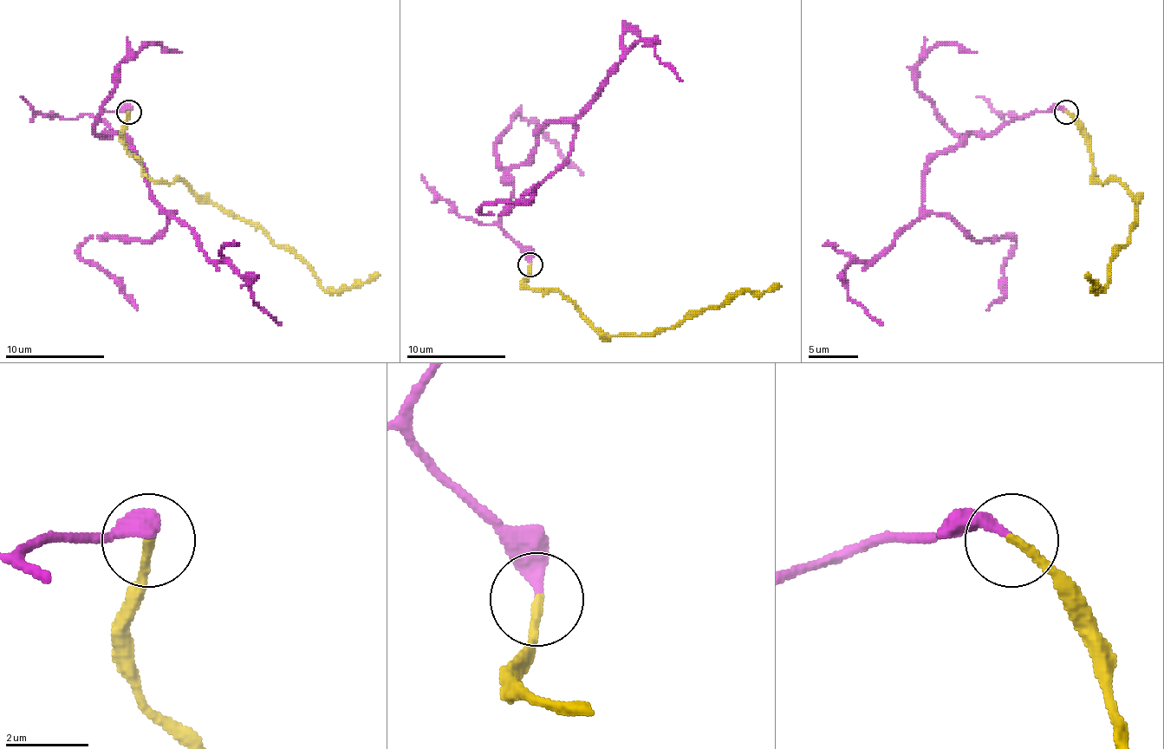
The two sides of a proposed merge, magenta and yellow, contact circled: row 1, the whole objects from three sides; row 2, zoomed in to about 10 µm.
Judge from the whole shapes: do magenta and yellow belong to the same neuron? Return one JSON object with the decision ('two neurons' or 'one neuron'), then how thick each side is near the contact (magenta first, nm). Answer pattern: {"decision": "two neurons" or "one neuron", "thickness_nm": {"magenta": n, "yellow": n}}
{"decision": "one neuron", "thickness_nm": {"magenta": 280, "yellow": 190}}

